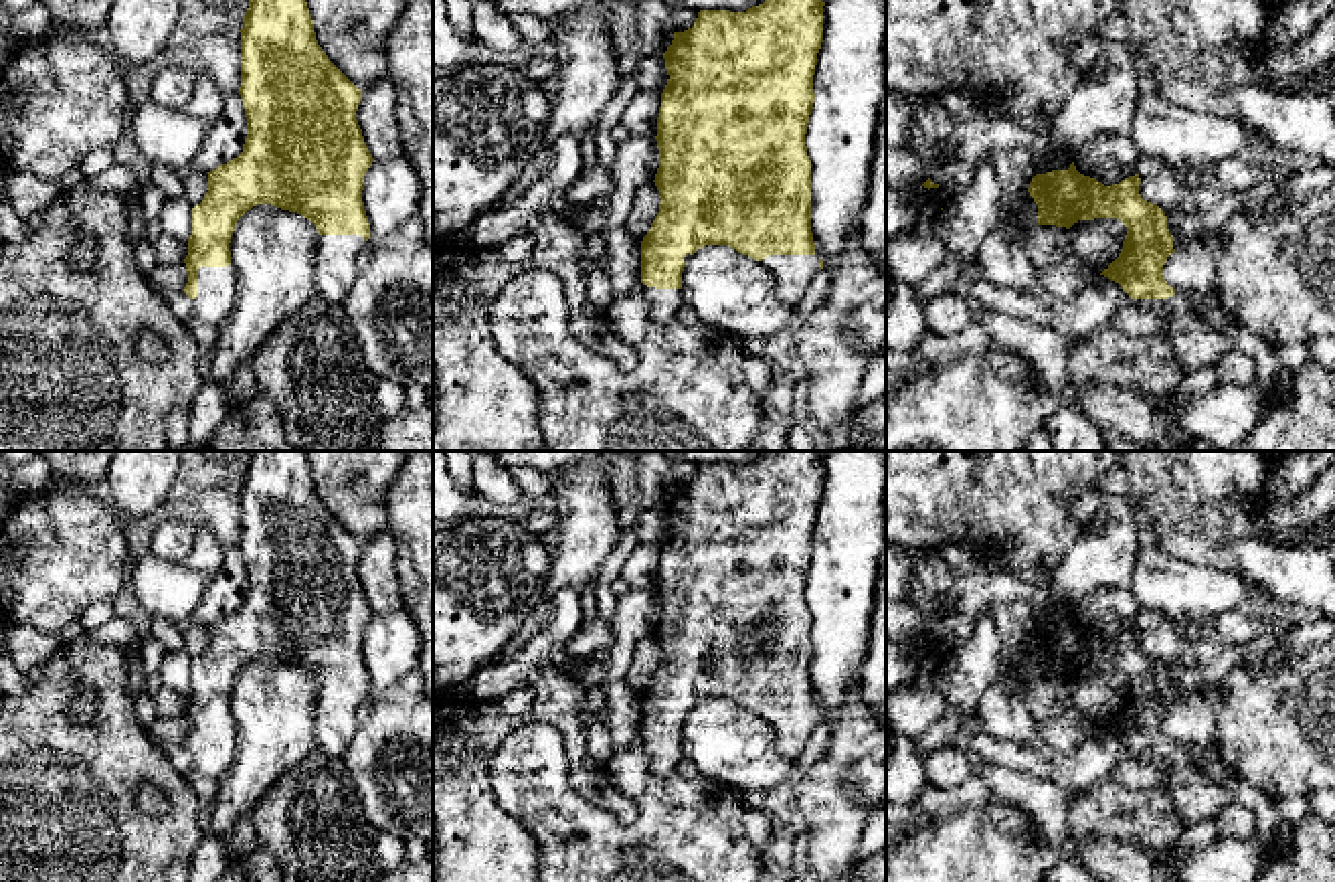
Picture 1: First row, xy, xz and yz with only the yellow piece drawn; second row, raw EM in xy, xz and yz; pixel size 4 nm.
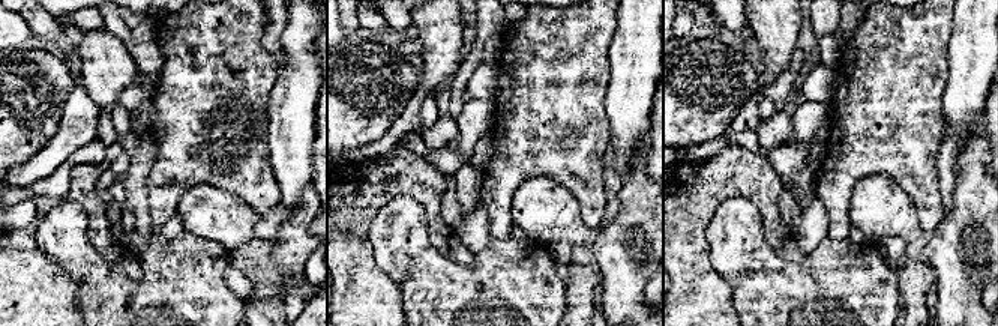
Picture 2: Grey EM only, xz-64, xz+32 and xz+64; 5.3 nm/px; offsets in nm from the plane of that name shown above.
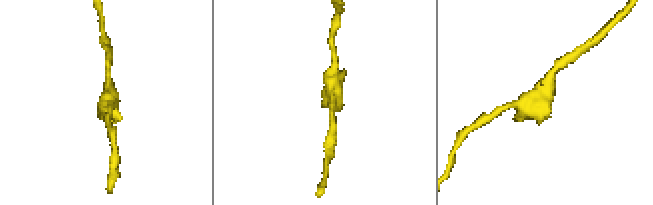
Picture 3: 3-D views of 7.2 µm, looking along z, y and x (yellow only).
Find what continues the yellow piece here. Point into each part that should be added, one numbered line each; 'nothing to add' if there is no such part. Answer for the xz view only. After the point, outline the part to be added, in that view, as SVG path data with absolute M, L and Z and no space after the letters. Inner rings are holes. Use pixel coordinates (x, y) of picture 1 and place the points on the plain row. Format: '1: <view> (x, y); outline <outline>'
1: xz (793, 727); outline M769 708L759 714L775 730L775 746L787 761L795 761L819 724L817 708Z

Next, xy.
1: xy (217, 739); outline M233 718L200 720L198 751L192 753L192 769L218 781L231 767L237 751L237 726Z

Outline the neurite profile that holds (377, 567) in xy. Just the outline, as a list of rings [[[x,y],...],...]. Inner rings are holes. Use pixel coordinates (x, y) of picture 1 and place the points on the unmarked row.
[[[388,528],[362,544],[356,572],[374,615],[386,615],[403,607],[403,591],[396,575],[396,546]]]

